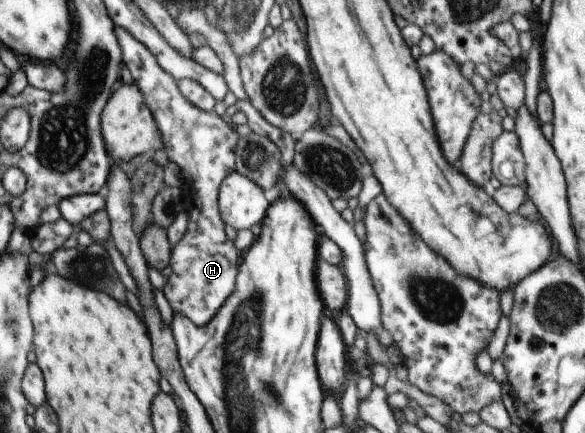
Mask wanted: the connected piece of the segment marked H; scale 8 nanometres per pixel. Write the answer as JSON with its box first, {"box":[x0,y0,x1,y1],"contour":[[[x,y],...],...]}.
{"box":[115,26,242,327],"contour":[[[115,26],[115,33],[121,48],[122,61],[130,70],[133,82],[143,94],[145,103],[151,110],[154,122],[159,128],[163,149],[169,160],[181,168],[182,181],[186,180],[190,190],[194,190],[190,196],[191,211],[186,212],[188,215],[187,229],[180,242],[176,246],[172,246],[170,265],[173,273],[168,277],[162,292],[164,292],[174,313],[189,318],[197,327],[203,327],[212,320],[212,317],[235,289],[235,280],[242,254],[228,239],[224,231],[225,222],[222,220],[218,204],[221,182],[236,171],[235,150],[240,137],[236,131],[229,128],[229,124],[216,111],[208,112],[192,104],[180,92],[175,78],[158,64],[156,57],[146,46],[134,39],[122,27]]]}

